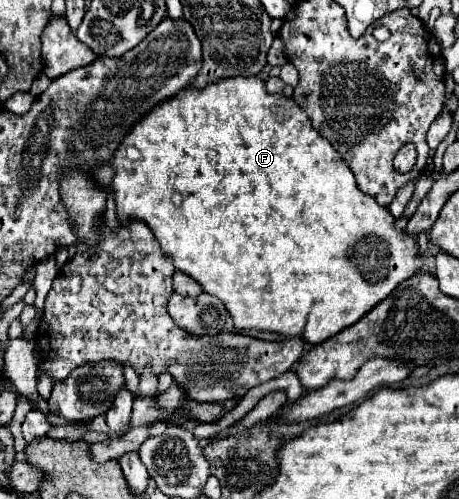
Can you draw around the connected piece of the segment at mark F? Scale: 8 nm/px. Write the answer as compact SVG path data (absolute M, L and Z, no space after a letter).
M229 77L229 79L217 79L217 81L209 83L209 85L203 87L203 89L187 87L185 91L181 91L181 95L173 95L173 99L171 99L169 103L161 103L161 107L153 107L153 111L149 111L149 115L145 115L145 119L141 119L141 123L135 123L135 125L133 125L133 131L129 131L129 135L125 135L125 139L121 141L121 147L117 147L117 151L115 151L113 159L109 161L109 165L113 167L113 173L115 173L113 179L111 179L111 191L115 193L117 223L119 223L119 225L129 225L131 221L143 221L143 223L147 223L147 227L153 231L155 239L161 243L161 249L163 249L167 255L171 255L175 267L177 267L179 271L187 273L189 277L193 277L193 279L203 287L205 293L215 295L215 297L227 307L227 311L231 313L233 323L235 323L237 329L263 329L263 331L275 331L275 333L281 333L281 335L287 335L287 337L293 337L293 335L301 335L301 333L303 333L307 343L317 345L317 343L333 337L333 335L339 333L341 329L357 323L367 311L371 311L381 299L385 299L385 295L389 295L401 281L405 281L407 277L411 277L413 273L417 273L417 271L421 269L421 259L419 259L419 255L417 255L417 241L415 241L413 237L405 235L405 231L397 231L397 229L393 227L393 221L395 221L395 219L393 219L393 215L389 213L389 209L377 205L377 201L375 201L373 197L369 197L369 195L365 195L363 191L357 189L355 177L353 177L351 169L349 169L347 163L341 159L341 155L331 147L331 143L329 143L327 139L323 139L323 137L313 129L313 125L309 123L309 117L305 115L305 111L303 111L291 97L285 97L285 95L281 95L281 93L269 95L269 93L265 91L265 85L263 85L263 81L261 81L259 77Z

